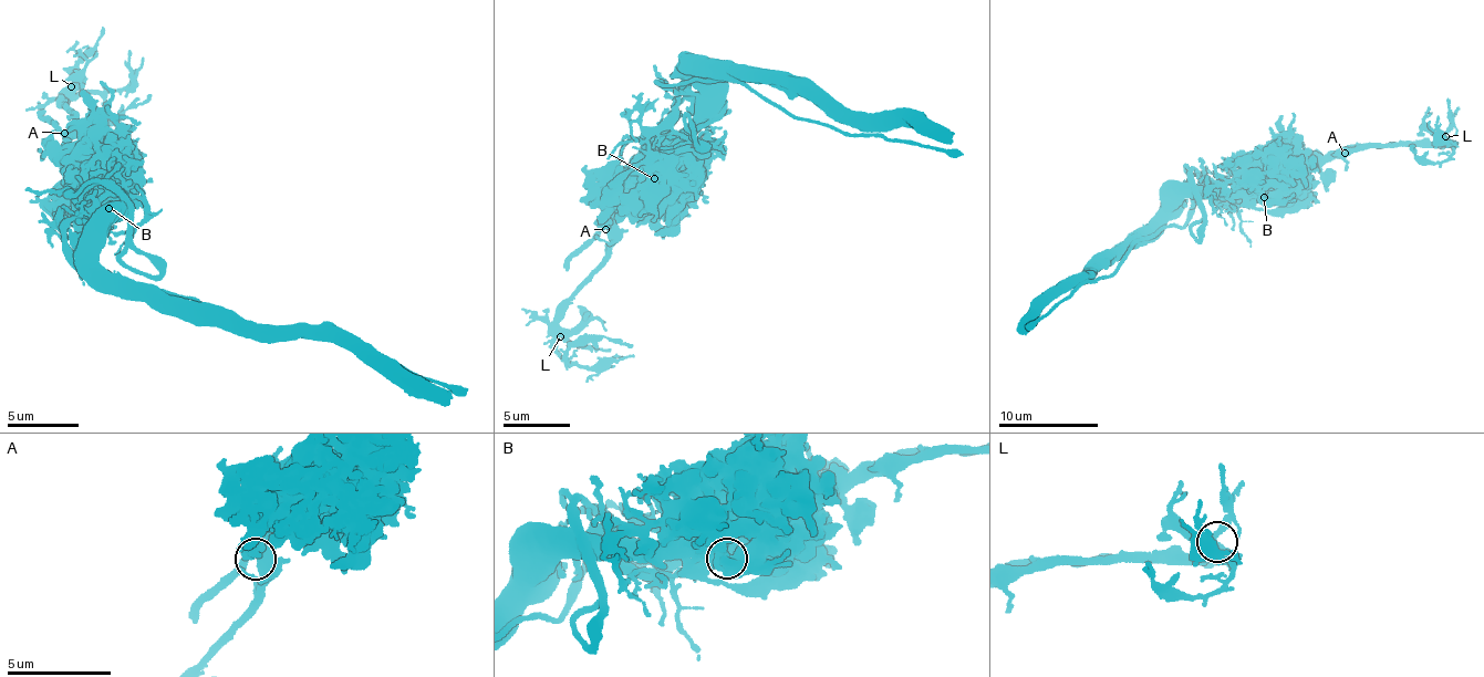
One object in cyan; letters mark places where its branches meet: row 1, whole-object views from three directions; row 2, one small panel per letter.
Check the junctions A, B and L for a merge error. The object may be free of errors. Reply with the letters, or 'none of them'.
B

